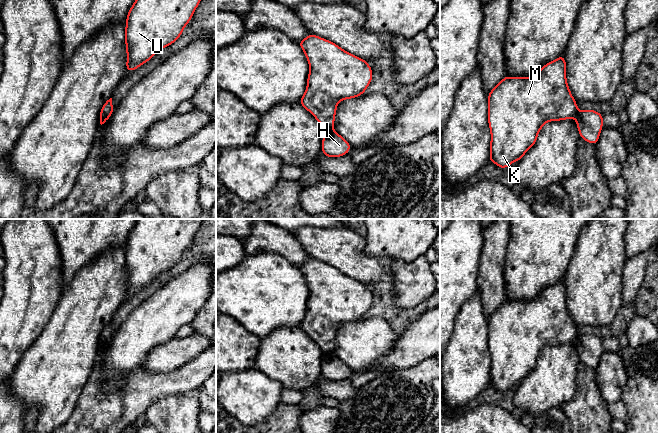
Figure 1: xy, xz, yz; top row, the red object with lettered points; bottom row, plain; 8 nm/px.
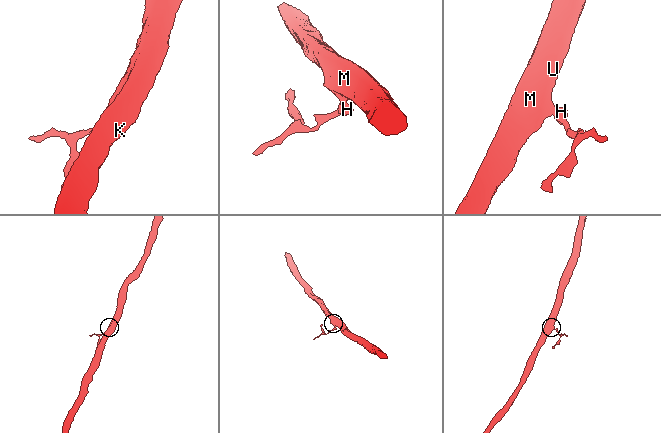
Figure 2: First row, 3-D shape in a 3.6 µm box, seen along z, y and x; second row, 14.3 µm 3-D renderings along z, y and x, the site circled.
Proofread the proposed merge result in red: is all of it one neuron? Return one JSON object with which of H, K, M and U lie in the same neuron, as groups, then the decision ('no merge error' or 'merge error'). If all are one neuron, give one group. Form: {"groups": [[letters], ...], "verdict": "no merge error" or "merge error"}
{"groups": [["H"], ["K", "M", "U"]], "verdict": "merge error"}

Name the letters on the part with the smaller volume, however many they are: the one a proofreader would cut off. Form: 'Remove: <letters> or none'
Remove: H

